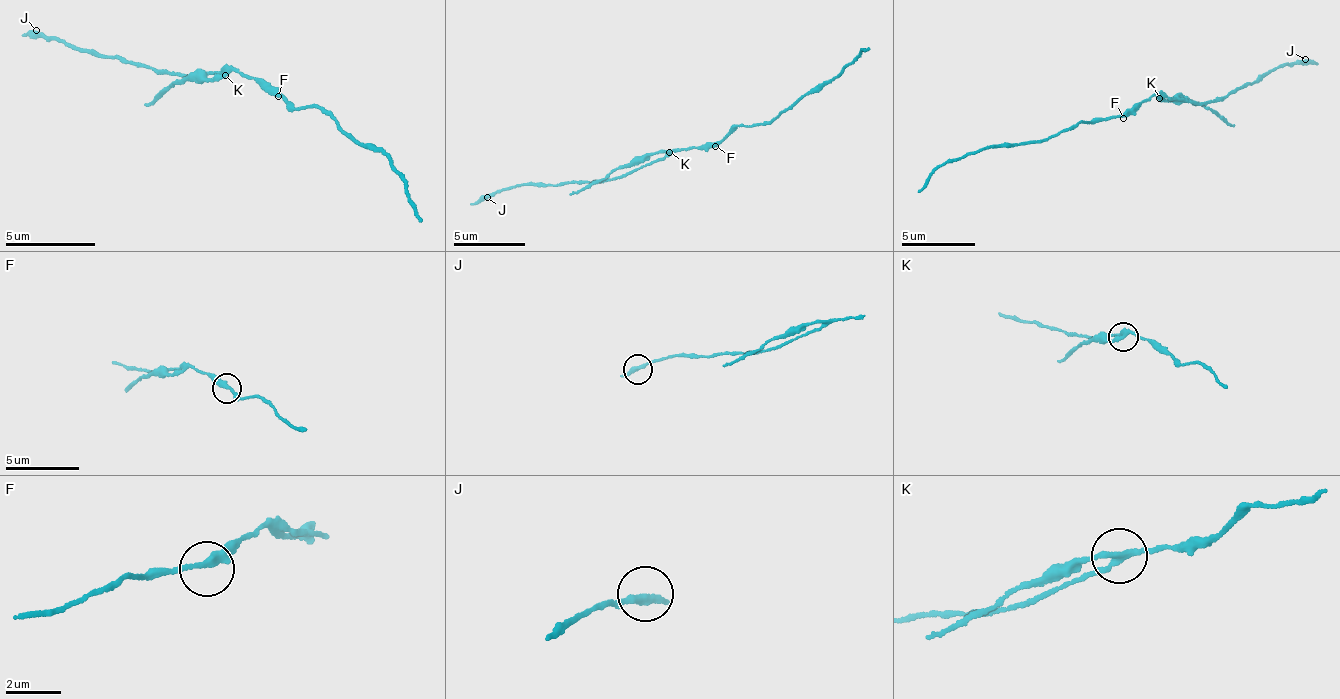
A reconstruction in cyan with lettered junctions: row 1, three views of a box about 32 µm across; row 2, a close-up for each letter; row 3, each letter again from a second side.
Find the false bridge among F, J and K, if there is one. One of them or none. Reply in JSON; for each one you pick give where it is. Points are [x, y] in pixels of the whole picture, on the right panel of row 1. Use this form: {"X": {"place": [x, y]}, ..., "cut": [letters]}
{"K": {"place": [1159, 98]}, "cut": ["K"]}

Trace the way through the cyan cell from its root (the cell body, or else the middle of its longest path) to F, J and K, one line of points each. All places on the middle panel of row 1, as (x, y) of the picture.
F: (700, 147), (715, 146)
J: (700, 147), (670, 149), (654, 160), (644, 158), (612, 179), (522, 183), (497, 188), (487, 197)
K: (700, 147), (690, 145), (669, 150)

